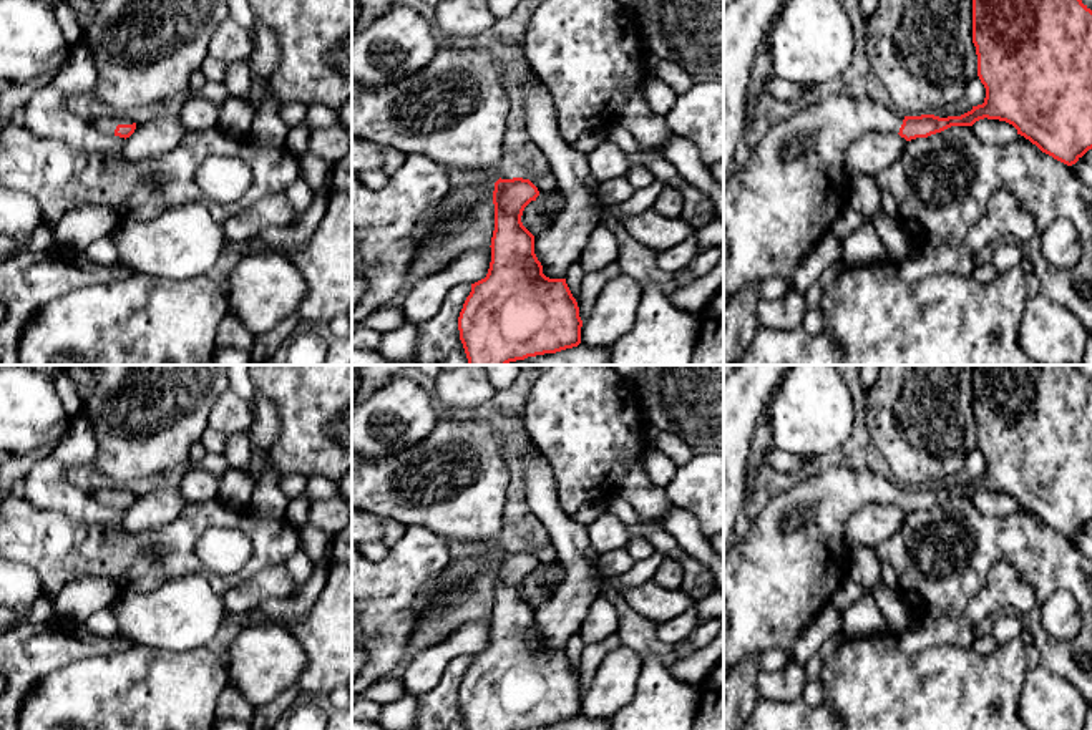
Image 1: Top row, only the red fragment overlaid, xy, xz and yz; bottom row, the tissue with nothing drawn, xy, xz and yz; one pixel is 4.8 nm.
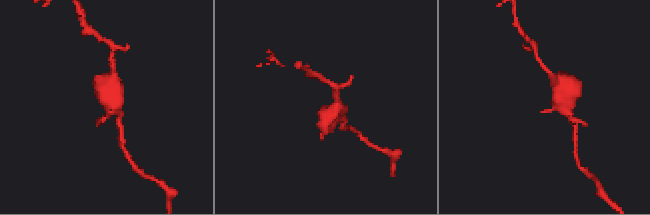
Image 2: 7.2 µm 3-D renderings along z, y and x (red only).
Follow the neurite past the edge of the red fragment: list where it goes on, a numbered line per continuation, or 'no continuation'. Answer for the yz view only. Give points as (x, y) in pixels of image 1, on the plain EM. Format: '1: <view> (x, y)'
1: yz (794, 556)

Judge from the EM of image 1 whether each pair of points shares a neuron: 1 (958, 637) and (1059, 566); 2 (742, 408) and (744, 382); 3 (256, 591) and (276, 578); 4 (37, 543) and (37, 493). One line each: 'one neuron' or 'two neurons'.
1: two neurons
2: one neuron
3: one neuron
4: two neurons

